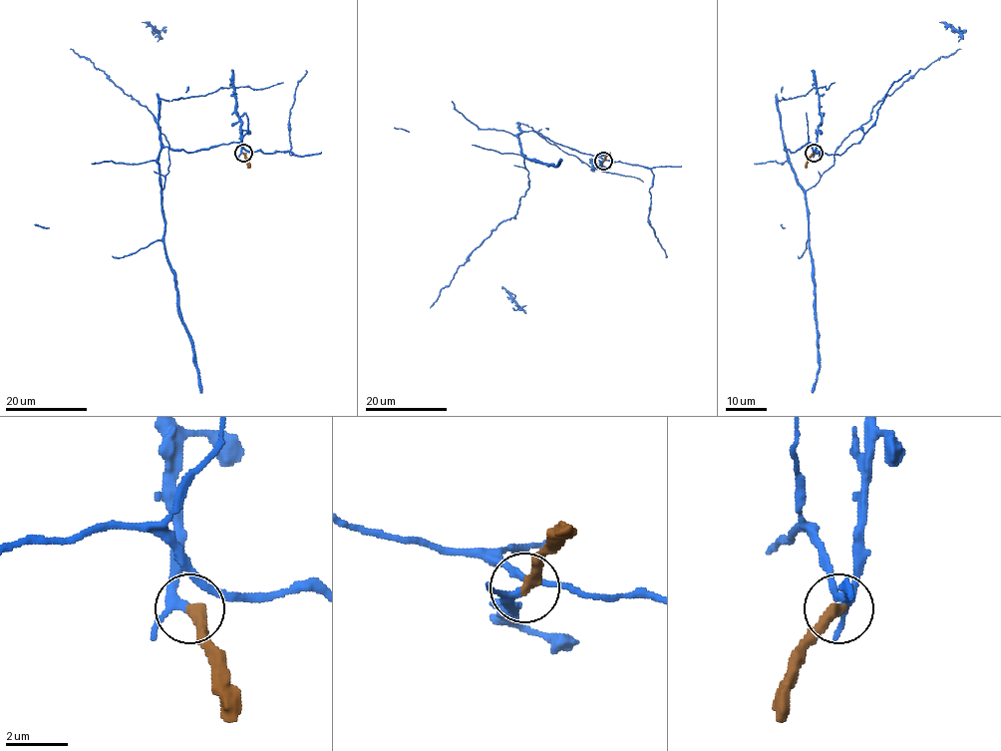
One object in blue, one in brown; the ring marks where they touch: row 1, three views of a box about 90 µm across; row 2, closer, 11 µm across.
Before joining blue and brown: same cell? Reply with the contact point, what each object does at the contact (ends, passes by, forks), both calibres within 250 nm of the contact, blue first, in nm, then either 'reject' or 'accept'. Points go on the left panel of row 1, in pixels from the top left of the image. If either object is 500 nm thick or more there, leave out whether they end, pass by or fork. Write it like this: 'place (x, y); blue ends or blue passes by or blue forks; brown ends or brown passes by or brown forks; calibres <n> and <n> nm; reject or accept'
place (243, 153); blue forks; brown ends; calibres 200 and 400 nm; accept

